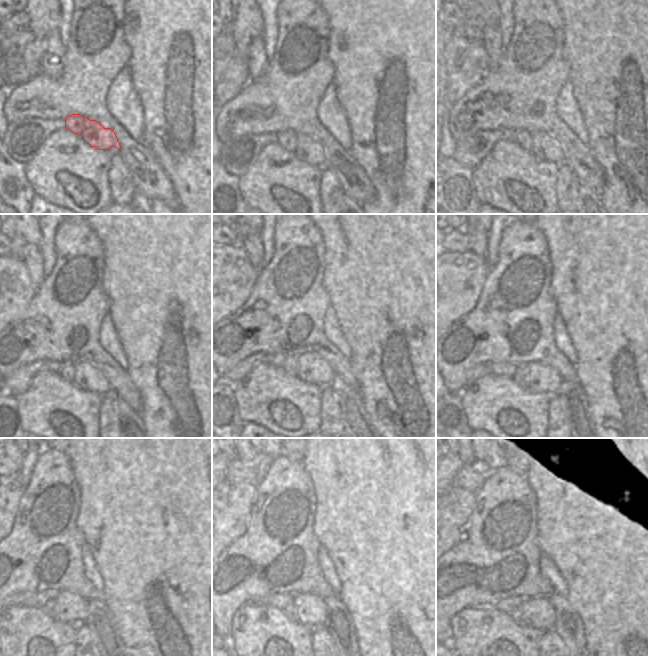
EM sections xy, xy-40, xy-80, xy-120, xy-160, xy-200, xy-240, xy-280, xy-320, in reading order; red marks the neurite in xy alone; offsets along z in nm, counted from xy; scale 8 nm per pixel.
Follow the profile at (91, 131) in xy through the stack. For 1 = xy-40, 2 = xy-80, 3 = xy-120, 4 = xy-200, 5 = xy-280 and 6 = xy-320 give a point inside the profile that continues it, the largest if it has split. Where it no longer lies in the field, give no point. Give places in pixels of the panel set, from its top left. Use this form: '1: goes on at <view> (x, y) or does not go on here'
1: goes on at xy-40 (313, 150)
2: goes on at xy-80 (543, 147)
3: goes on at xy-120 (87, 374)
4: goes on at xy-200 (536, 377)
5: goes on at xy-280 (311, 610)
6: goes on at xy-320 (537, 612)

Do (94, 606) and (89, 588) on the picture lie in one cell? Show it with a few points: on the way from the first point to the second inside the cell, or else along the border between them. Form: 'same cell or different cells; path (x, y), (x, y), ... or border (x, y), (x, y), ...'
different cells; border (68, 591), (104, 600)

